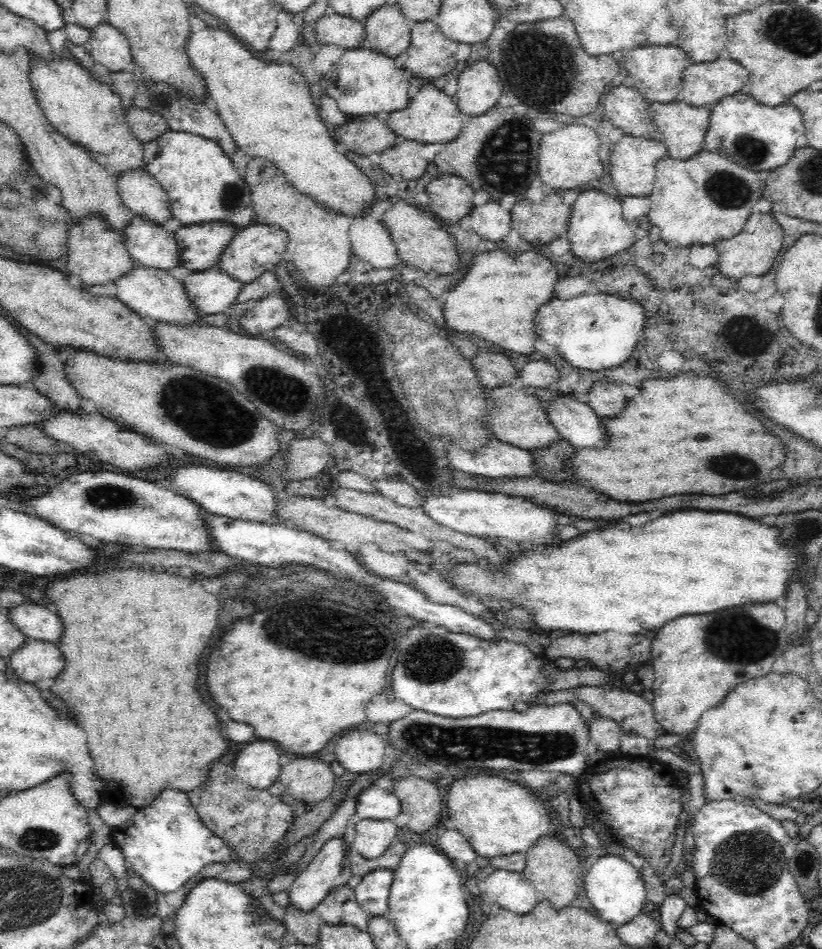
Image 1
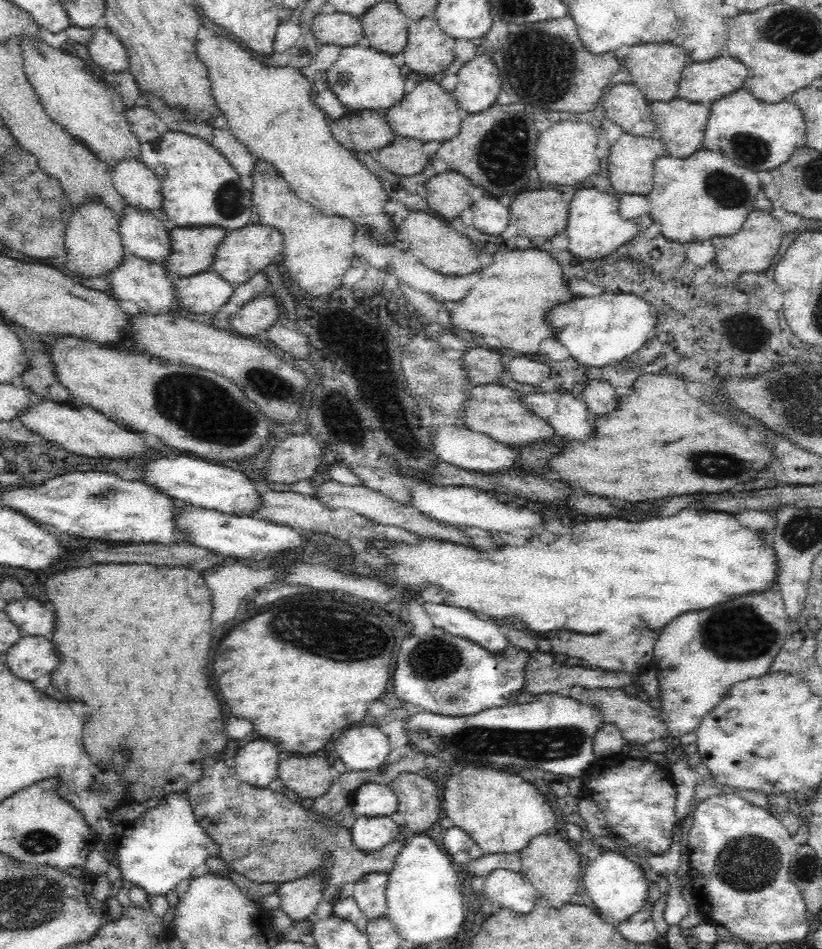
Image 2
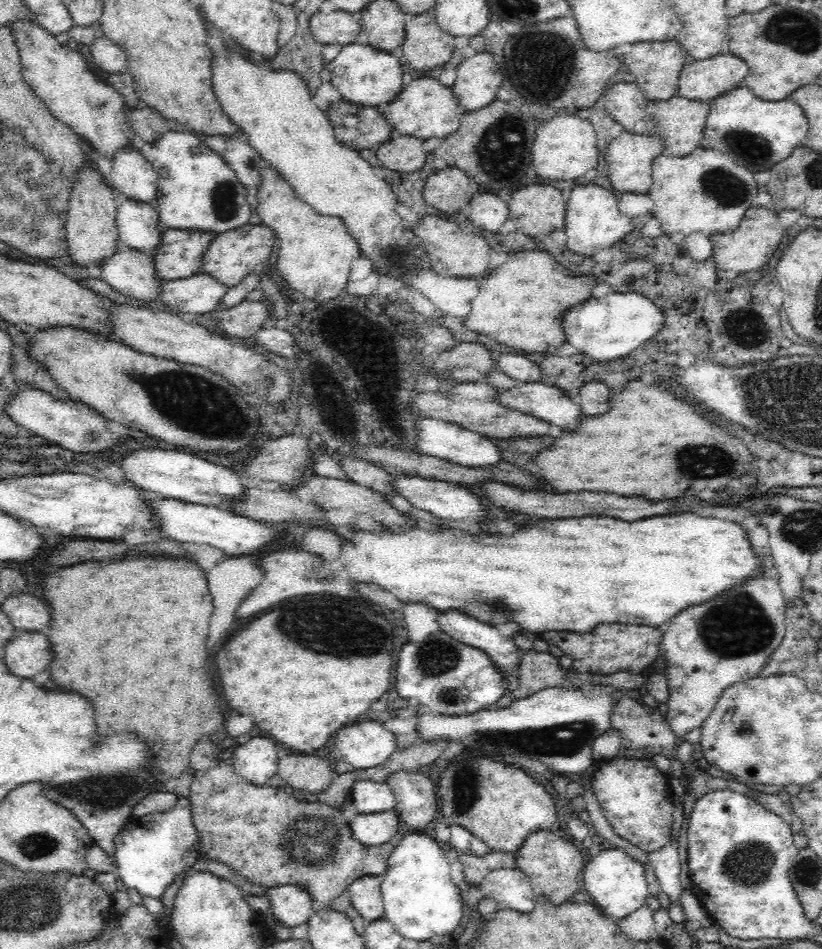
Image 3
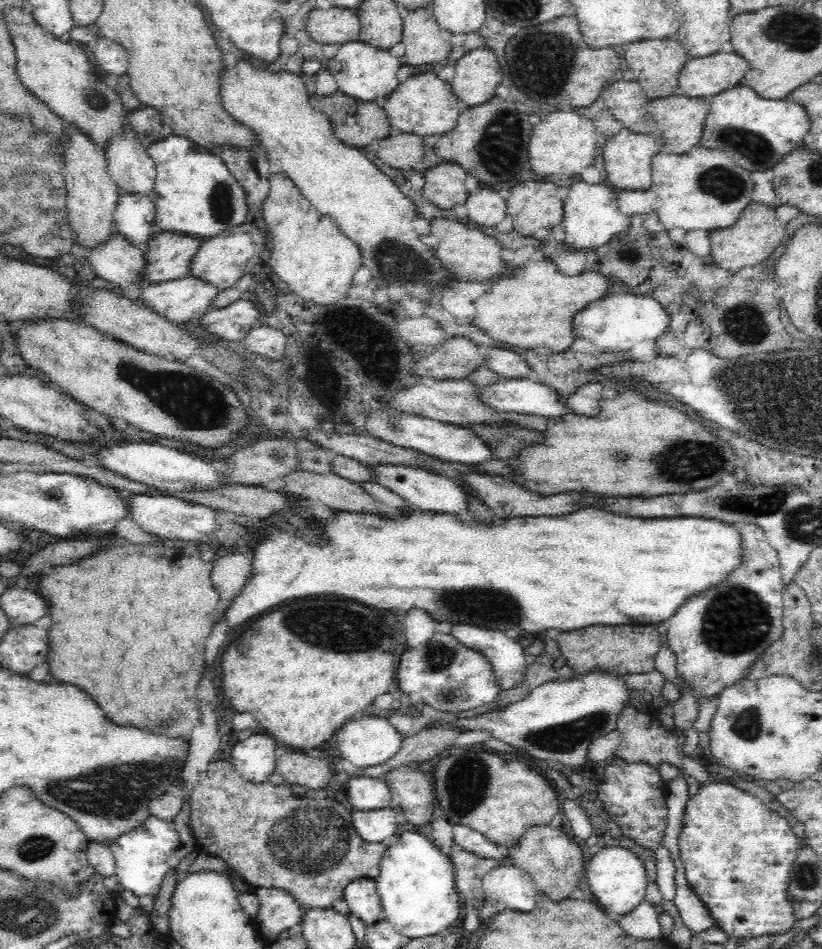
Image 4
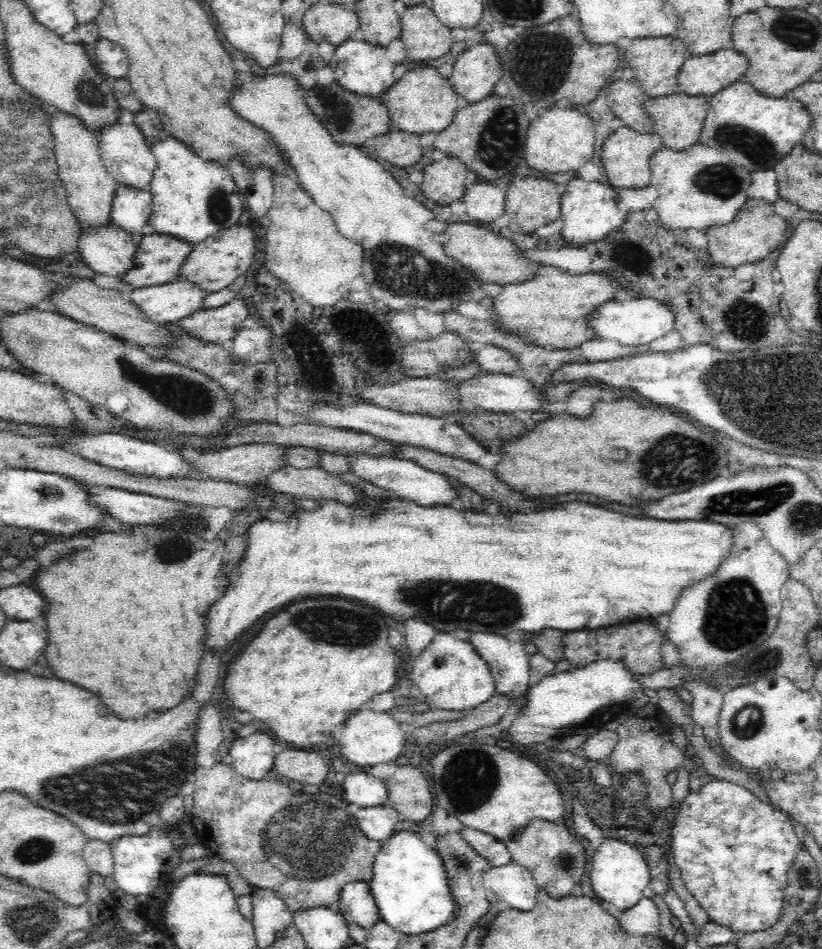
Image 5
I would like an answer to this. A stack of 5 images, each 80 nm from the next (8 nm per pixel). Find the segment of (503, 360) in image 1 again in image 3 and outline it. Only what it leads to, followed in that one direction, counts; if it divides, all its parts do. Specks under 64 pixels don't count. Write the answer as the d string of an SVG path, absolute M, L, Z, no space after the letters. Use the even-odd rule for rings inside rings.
M457 342L449 351L439 354L434 363L434 373L444 377L452 375L452 381L486 381L496 371L492 353L478 343Z

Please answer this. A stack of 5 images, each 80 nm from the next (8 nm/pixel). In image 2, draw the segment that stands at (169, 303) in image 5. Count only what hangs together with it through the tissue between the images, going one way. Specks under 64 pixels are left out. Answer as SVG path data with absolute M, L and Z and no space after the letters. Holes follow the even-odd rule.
M210 269L192 276L184 276L173 282L173 291L176 292L176 301L181 310L194 312L194 314L216 314L221 306L228 304L234 294L232 284L224 280L223 276Z

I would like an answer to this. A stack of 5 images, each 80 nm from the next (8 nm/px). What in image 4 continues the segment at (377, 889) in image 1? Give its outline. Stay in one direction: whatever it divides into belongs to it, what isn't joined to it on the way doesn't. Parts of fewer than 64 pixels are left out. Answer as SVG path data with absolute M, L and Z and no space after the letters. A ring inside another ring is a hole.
M362 877L353 880L344 889L343 898L350 912L360 918L366 926L384 918L375 879Z

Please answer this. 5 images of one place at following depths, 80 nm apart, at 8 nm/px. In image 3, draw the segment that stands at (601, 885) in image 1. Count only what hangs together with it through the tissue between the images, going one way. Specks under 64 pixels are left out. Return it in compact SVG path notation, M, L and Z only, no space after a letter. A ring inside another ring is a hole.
M604 850L595 858L587 858L582 875L585 889L596 902L596 906L600 906L604 916L608 916L608 920L614 922L638 910L650 895L642 862L630 858L622 850Z

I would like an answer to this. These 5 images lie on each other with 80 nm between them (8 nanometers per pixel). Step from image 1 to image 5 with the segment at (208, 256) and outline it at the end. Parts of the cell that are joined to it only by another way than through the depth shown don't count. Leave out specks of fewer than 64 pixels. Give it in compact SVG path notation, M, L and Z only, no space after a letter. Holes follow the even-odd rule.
M144 235L138 243L136 266L122 278L123 291L158 286L176 280L194 246L165 235Z

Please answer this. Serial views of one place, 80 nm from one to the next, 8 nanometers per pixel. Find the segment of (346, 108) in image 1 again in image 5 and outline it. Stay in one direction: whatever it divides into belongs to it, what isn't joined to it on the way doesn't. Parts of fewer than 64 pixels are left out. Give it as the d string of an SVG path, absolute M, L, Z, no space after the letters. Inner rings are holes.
M345 40L336 46L334 56L328 62L328 66L334 71L335 82L340 87L367 97L380 96L397 81L394 74L396 65L386 56L386 47L372 46L368 42L358 42L358 40Z

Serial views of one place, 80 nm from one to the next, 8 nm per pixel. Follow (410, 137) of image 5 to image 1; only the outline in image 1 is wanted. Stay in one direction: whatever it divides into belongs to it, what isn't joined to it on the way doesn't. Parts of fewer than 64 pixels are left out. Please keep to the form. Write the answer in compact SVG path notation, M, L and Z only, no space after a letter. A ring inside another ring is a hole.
M397 136L395 145L381 152L381 169L392 176L400 175L404 180L419 179L430 165L420 156L422 147L422 143Z

